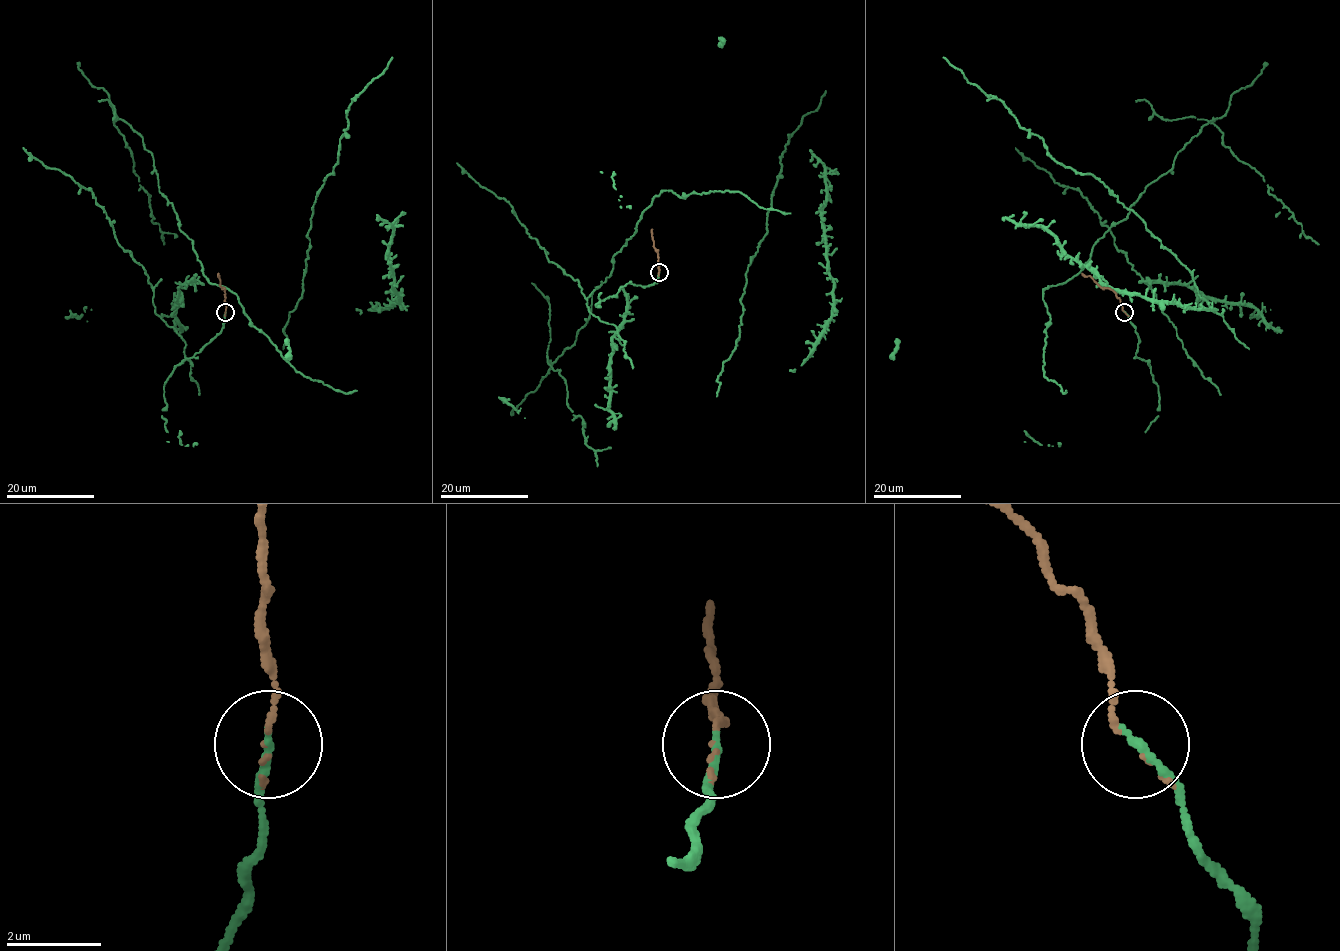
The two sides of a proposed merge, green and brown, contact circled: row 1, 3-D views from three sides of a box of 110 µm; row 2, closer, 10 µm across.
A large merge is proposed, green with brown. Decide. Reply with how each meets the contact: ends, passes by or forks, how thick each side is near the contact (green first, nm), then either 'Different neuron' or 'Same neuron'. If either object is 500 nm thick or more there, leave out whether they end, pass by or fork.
At the ring green ends. At the ring brown passes by. Thickness 170 nm (green) against 80 nm. Same neuron

